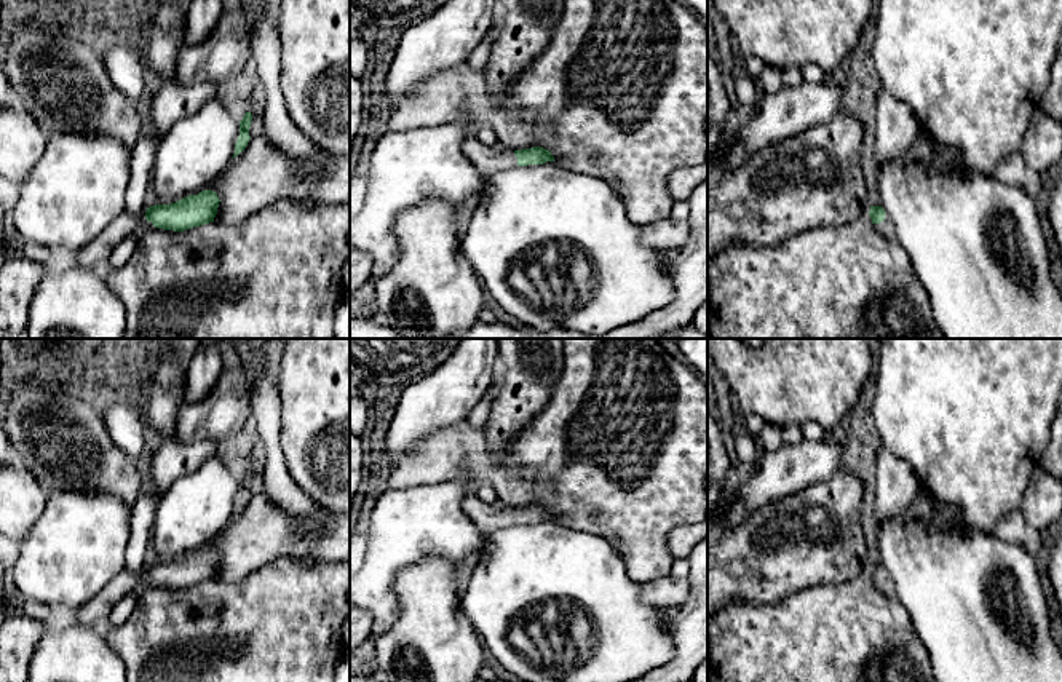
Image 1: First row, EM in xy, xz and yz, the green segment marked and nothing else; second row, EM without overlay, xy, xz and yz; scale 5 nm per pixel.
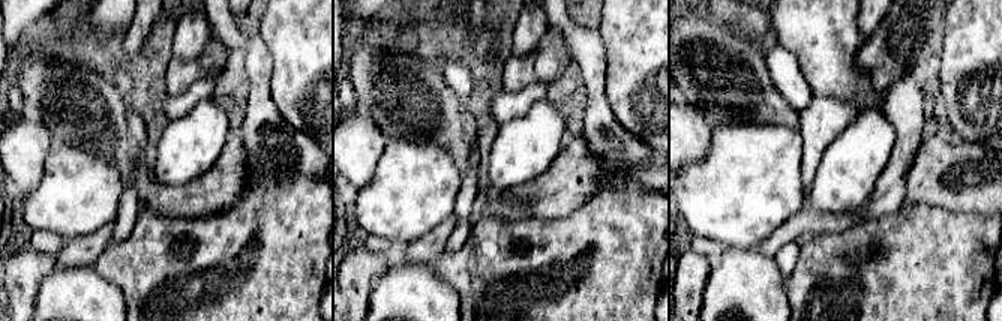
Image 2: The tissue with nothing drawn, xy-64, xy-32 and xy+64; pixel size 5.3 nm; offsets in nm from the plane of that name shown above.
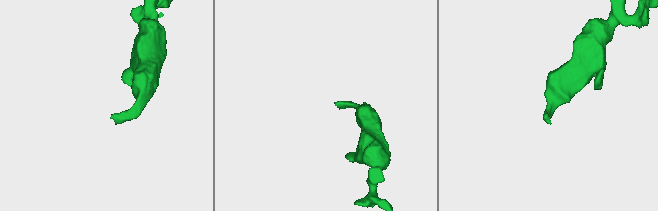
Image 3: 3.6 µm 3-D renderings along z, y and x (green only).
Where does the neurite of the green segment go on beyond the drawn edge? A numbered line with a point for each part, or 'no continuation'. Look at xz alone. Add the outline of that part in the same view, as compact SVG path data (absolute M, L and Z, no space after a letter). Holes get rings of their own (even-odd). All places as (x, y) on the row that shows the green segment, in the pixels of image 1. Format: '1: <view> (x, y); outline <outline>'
1: xz (489, 160); outline M474 134L463 141L463 155L481 171L484 177L492 176L500 169L517 166L517 158L513 150L498 145L487 147L481 144Z

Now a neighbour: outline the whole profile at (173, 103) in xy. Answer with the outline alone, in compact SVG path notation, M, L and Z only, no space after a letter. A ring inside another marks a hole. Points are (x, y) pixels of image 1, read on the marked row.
M203 80L195 85L164 85L152 99L152 123L144 121L131 158L131 179L126 188L125 212L139 216L147 211L147 192L155 165L155 136L164 136L179 120L193 115L204 102L216 97L217 83Z

